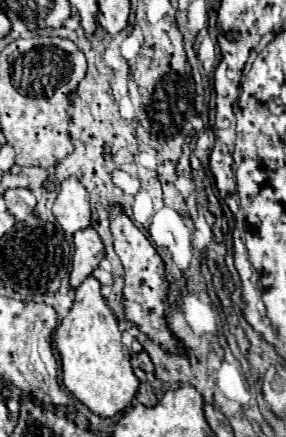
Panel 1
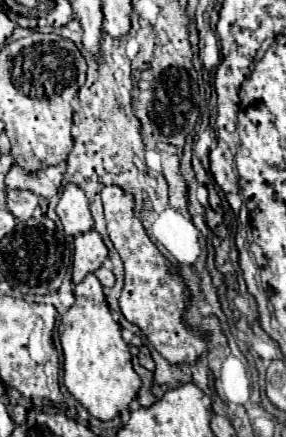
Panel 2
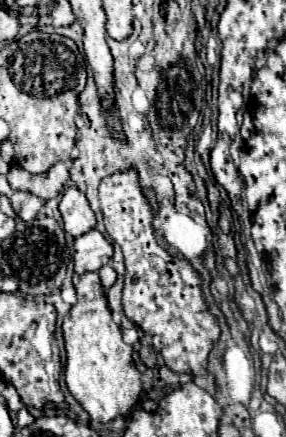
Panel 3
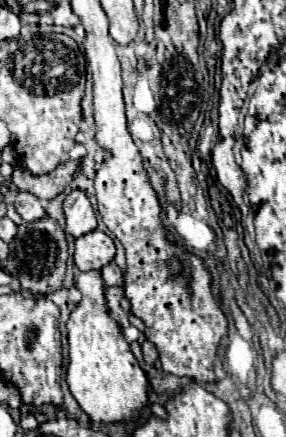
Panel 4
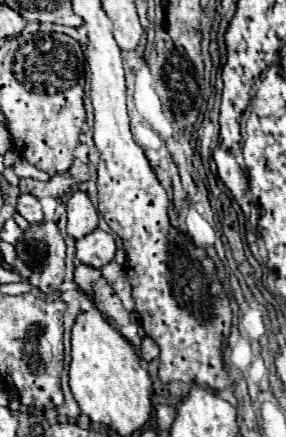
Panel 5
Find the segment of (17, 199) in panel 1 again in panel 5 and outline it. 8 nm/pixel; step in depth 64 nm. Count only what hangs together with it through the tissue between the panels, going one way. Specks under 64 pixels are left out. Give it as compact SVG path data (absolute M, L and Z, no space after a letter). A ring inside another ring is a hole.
M20 194L16 210L30 222L30 224L40 224L42 222L42 208L38 198L28 196L28 194Z

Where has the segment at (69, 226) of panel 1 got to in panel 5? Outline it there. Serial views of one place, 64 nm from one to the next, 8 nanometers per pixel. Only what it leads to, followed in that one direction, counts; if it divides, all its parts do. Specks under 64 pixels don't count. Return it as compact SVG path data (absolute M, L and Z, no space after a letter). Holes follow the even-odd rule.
M76 190L66 206L68 206L68 228L66 228L66 232L72 238L80 240L98 228L98 212L84 192Z

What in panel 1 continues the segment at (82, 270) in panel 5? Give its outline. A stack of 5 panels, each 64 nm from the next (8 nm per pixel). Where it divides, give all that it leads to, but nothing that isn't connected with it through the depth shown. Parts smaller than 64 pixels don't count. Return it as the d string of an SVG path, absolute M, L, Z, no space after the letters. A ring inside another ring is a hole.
M88 276L76 288L74 306L56 328L56 346L62 358L64 386L96 416L112 418L132 402L140 380L132 372L130 350L122 344L118 322L100 294L100 282L94 276Z

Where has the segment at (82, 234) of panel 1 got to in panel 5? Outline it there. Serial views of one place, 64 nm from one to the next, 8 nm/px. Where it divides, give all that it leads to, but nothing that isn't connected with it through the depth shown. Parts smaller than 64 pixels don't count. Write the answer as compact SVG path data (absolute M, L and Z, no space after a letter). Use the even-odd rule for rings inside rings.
M100 228L76 242L78 260L84 264L90 264L94 268L106 266L110 260L114 260L114 254L116 254L114 238Z

